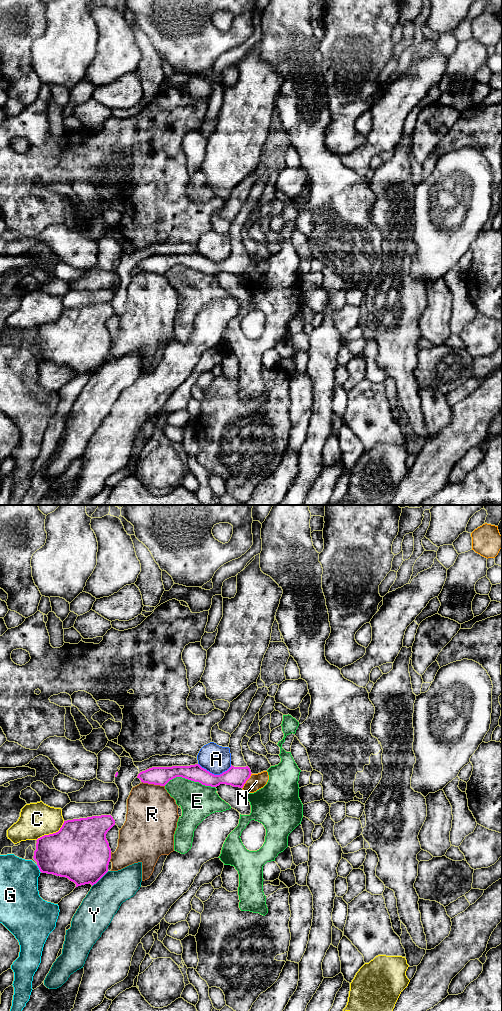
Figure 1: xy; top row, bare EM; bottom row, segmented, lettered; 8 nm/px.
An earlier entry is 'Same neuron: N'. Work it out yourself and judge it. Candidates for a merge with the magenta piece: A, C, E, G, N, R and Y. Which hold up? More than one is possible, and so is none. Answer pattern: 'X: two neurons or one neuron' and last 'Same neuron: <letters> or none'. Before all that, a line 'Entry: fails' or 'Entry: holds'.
Entry: fails
A: two neurons
C: two neurons
E: two neurons
G: two neurons
N: two neurons
R: two neurons
Y: two neurons
Same neuron: none

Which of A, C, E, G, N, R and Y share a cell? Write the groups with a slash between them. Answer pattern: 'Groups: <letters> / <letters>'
Groups: A / C / E / G N / R / Y

